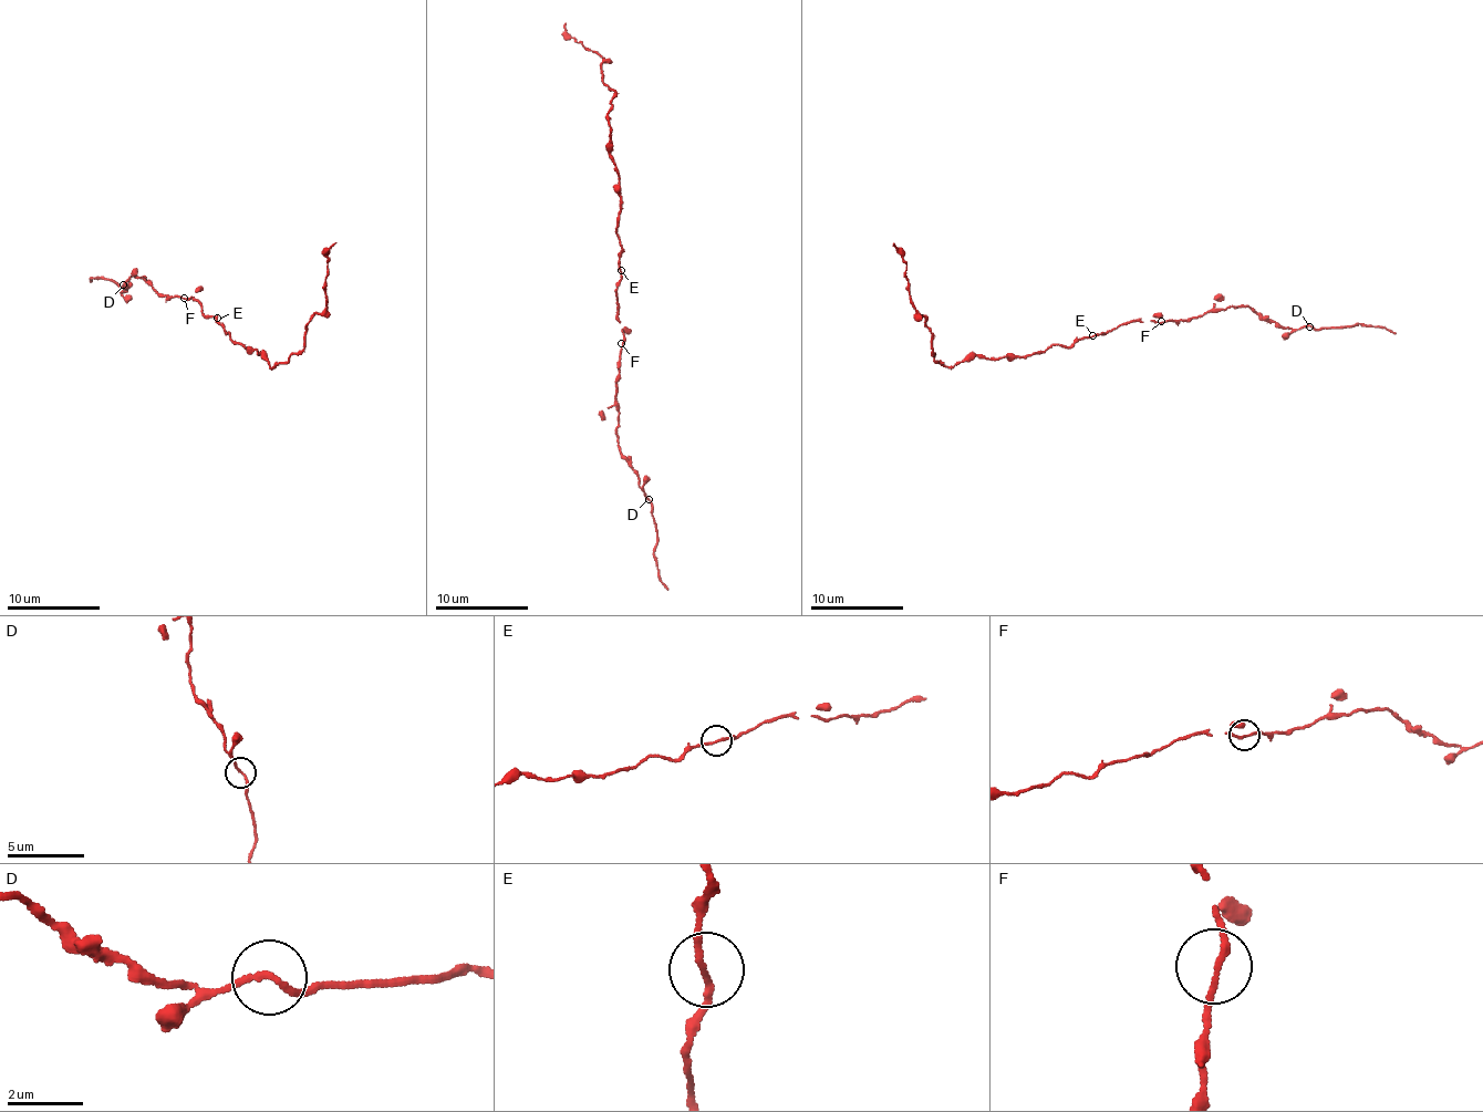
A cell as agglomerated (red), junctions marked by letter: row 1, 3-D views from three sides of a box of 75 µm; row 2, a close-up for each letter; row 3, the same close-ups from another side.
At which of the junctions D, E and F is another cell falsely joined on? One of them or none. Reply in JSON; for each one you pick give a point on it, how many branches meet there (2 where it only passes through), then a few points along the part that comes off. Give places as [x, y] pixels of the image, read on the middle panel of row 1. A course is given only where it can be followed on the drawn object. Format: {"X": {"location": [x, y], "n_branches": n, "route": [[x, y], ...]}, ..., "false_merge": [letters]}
{"false_merge": []}

